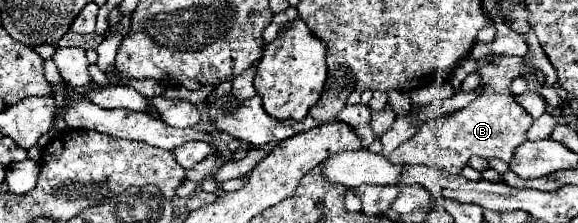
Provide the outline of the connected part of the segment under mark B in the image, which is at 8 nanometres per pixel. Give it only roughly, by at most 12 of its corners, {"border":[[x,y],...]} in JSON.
{"border":[[526,58],[476,70],[482,94],[424,122],[388,160],[460,174],[472,154],[510,162],[532,116],[514,100]]}

